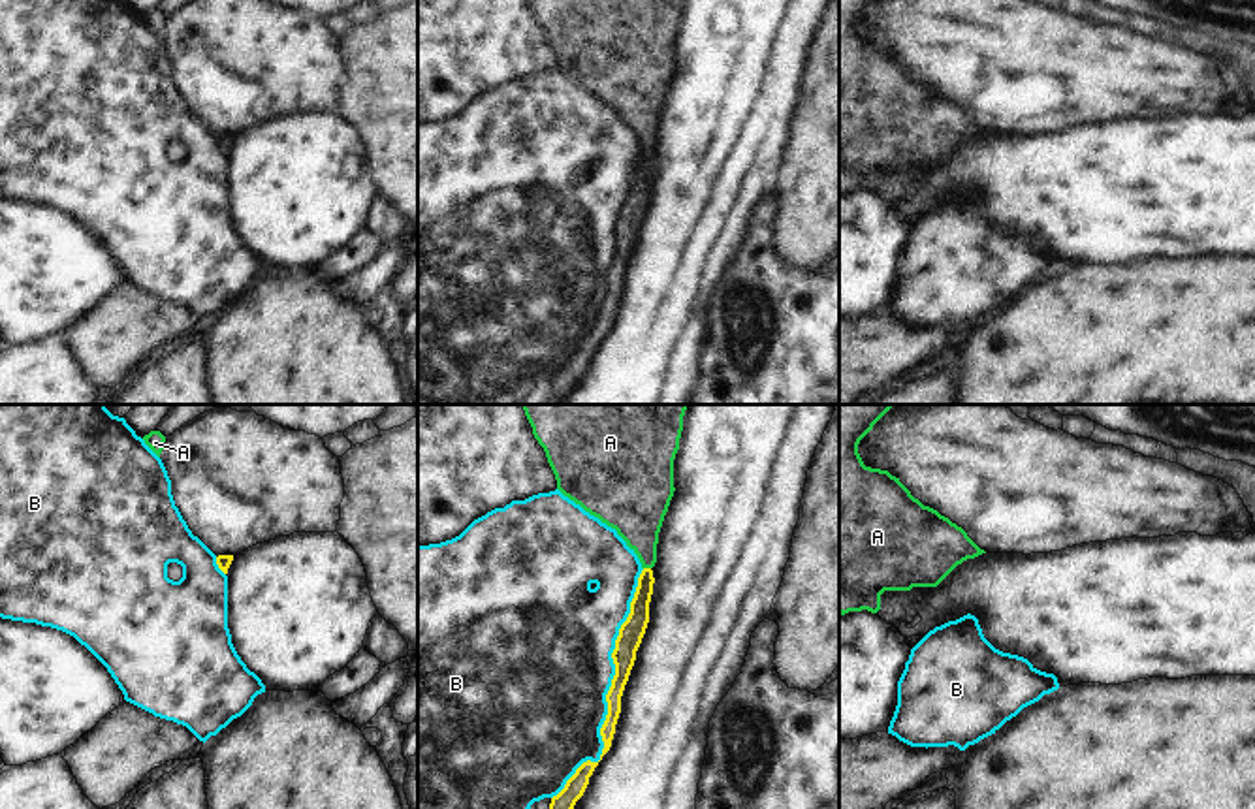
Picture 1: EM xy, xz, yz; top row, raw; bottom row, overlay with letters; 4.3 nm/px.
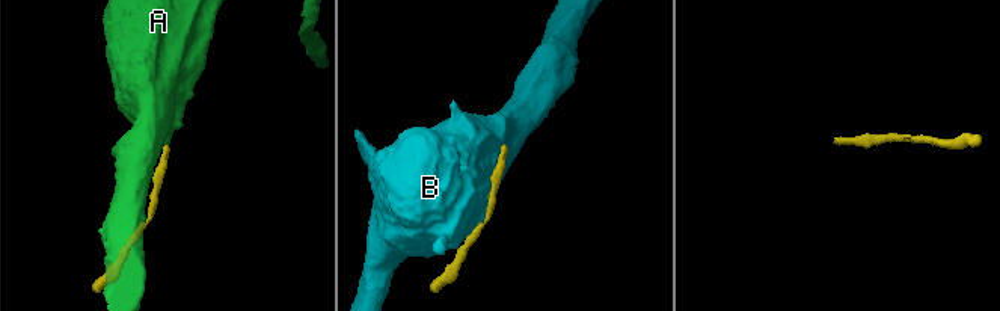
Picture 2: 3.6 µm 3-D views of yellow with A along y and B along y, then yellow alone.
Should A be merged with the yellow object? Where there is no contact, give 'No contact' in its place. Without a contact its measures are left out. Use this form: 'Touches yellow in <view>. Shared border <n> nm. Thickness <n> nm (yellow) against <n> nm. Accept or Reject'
Touches yellow in xz. Shared border 30 nm. Thickness 90 nm (yellow) against 240 nm. Accept

